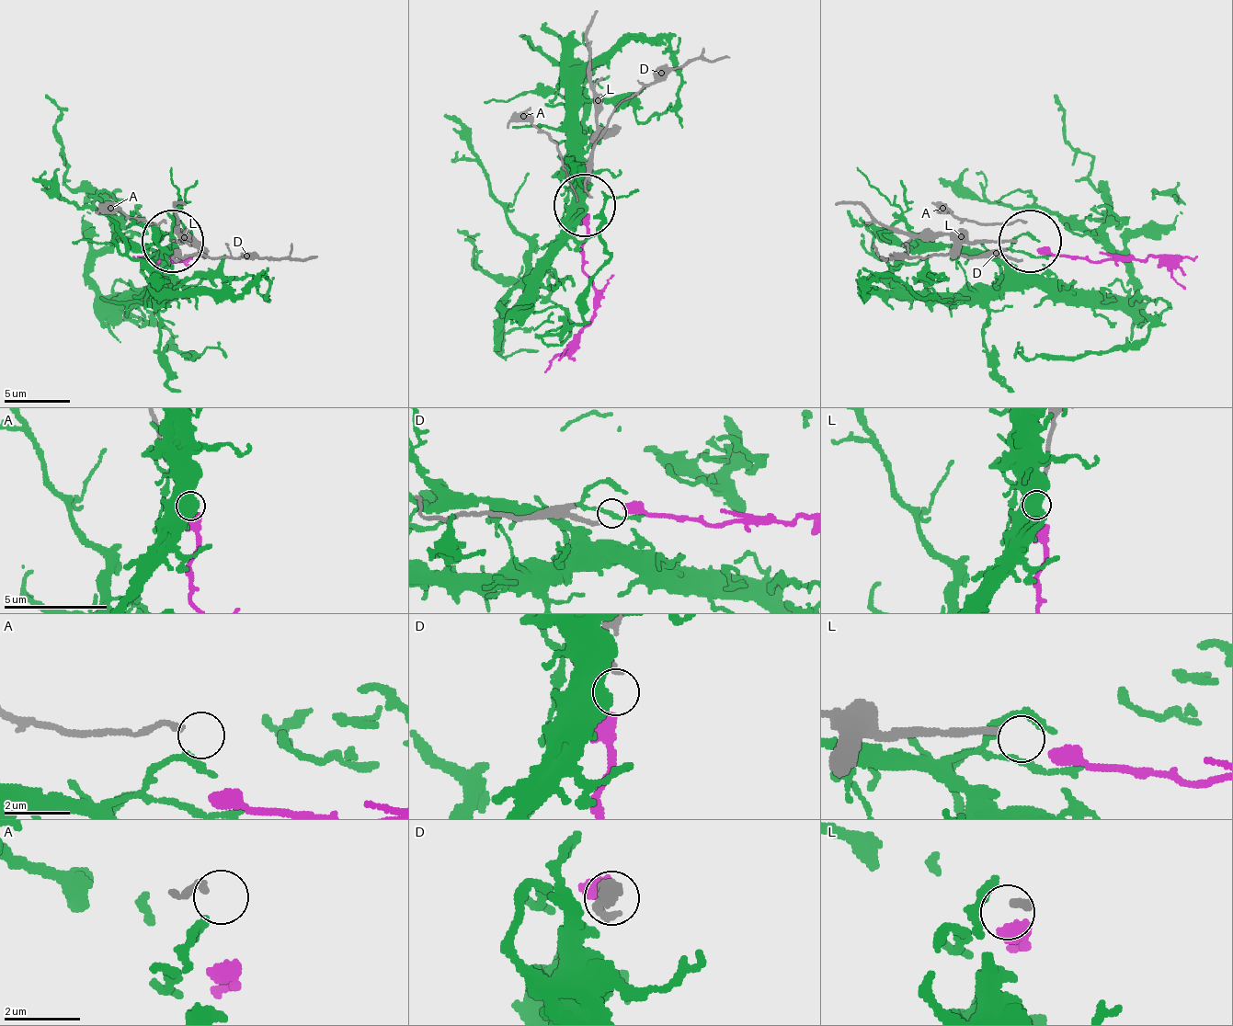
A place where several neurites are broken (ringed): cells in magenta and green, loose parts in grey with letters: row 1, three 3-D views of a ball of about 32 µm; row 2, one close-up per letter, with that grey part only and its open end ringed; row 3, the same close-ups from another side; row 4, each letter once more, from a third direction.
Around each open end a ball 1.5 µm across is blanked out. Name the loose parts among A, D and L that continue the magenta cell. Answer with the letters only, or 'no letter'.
D

